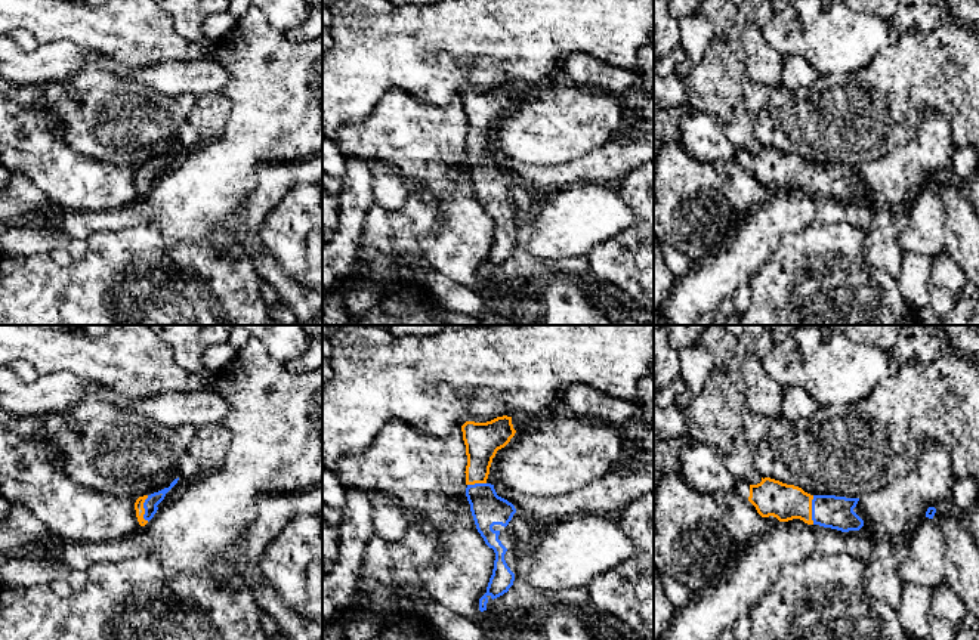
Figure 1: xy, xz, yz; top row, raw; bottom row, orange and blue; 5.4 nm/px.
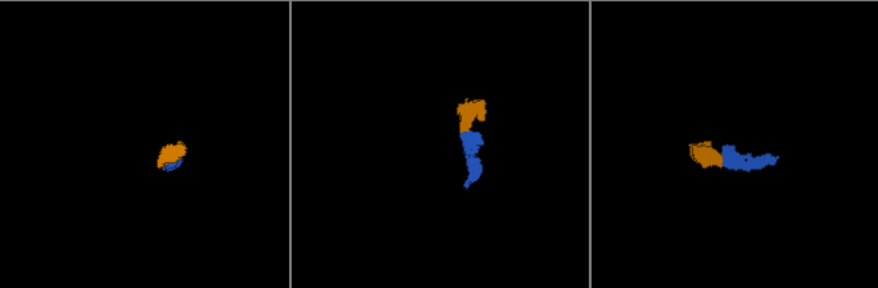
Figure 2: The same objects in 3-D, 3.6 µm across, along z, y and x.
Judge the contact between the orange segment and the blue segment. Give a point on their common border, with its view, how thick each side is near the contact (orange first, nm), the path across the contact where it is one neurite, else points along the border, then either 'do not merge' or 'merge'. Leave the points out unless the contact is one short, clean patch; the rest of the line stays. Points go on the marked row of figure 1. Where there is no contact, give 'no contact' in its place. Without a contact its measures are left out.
contact yz (811, 510); calibres 200 and 180 nm; way yz (771, 497), (791, 501), (811, 510), (833, 512); merge

